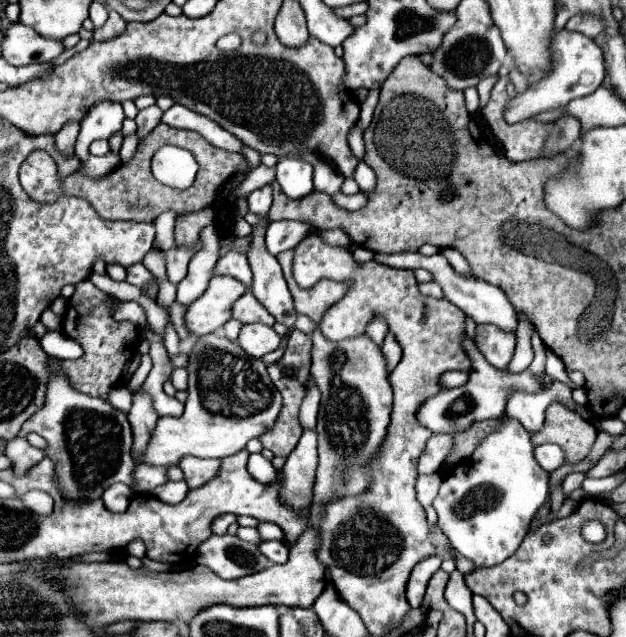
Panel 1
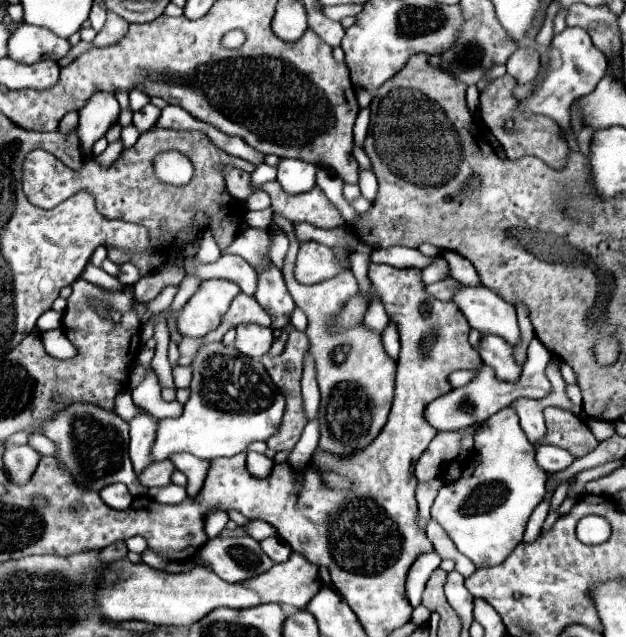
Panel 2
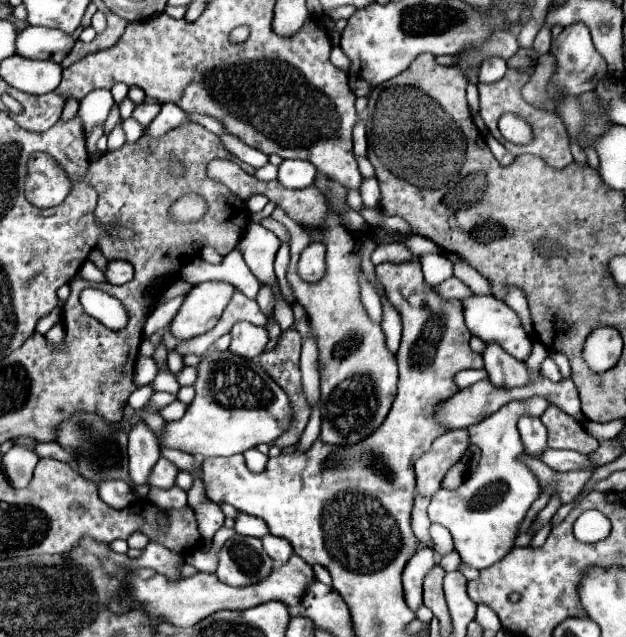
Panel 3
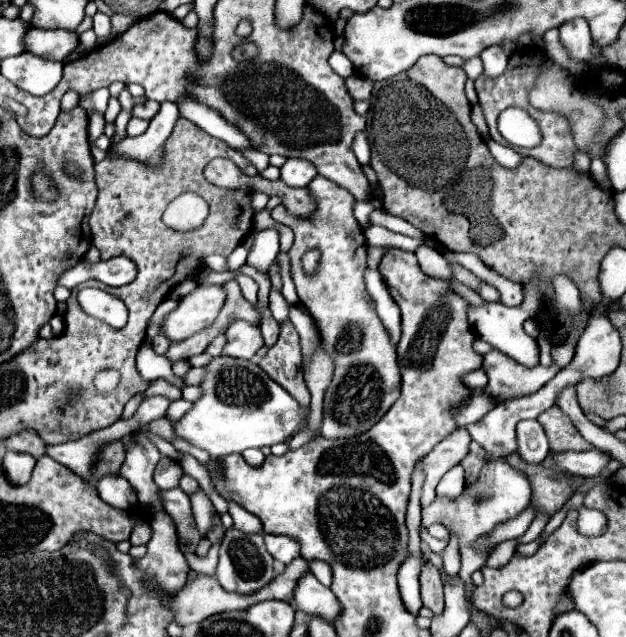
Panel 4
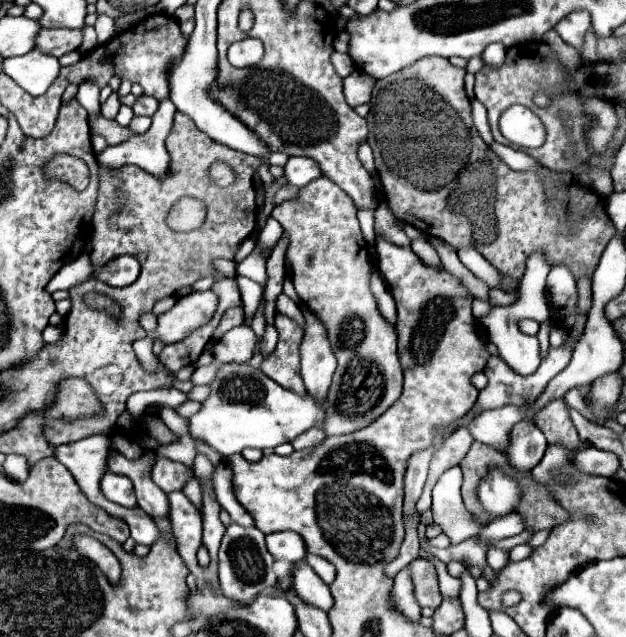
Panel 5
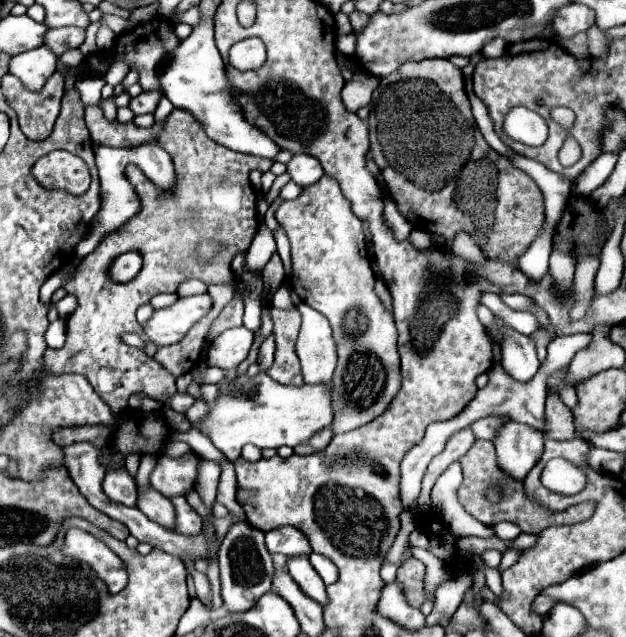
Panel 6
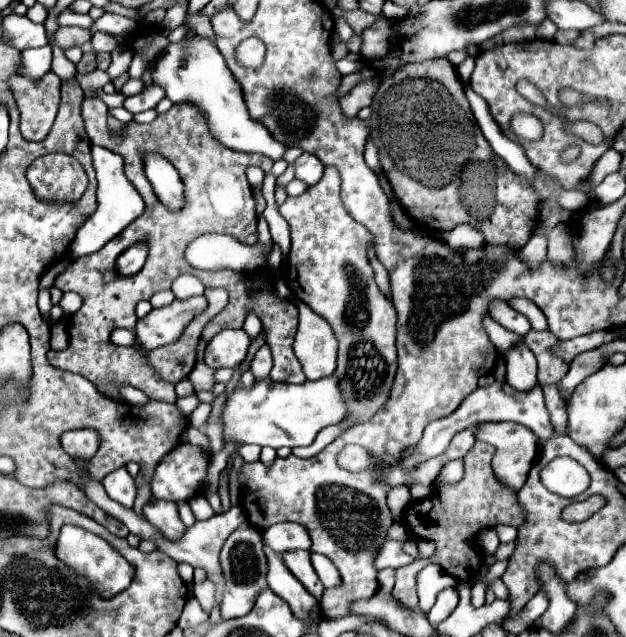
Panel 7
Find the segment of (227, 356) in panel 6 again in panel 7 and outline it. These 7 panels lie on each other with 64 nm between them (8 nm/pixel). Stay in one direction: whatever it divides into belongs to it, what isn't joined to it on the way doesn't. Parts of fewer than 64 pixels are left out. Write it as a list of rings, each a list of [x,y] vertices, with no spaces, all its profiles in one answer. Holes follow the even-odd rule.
[[[222,330],[206,346],[206,364],[210,368],[236,368],[246,352],[250,340],[244,330]]]

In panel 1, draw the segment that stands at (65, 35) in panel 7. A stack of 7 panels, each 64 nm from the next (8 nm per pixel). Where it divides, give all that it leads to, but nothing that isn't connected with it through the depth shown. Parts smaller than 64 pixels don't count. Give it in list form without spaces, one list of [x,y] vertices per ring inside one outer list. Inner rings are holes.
[[[20,22],[12,24],[4,32],[4,52],[2,56],[14,66],[26,66],[34,62],[50,62],[64,52],[62,40],[46,38],[38,34],[32,26]]]

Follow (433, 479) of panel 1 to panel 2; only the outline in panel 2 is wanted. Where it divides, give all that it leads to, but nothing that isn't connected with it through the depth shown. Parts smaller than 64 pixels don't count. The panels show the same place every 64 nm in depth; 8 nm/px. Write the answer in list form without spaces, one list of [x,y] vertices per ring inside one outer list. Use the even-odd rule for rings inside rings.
[[[440,478],[428,482],[428,484],[418,484],[418,490],[416,490],[416,500],[418,500],[418,526],[420,528],[426,528],[428,526],[428,520],[430,520],[430,506],[432,506],[432,500],[436,498],[436,492],[440,490],[444,482]]]

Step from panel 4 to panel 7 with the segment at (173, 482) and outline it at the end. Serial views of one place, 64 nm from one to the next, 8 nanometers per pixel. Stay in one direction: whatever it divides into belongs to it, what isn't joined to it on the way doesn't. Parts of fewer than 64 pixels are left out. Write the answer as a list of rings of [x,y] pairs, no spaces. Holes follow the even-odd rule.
[[[182,442],[158,464],[152,478],[152,496],[180,502],[204,494],[208,464],[210,454],[206,450]]]

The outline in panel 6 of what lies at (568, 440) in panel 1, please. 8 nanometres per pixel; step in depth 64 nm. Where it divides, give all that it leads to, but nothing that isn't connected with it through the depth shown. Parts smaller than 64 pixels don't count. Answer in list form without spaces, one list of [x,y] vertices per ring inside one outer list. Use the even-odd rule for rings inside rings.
[[[549,392],[545,403],[546,436],[556,440],[570,440],[574,438],[574,421],[571,409],[567,407],[557,392]]]

